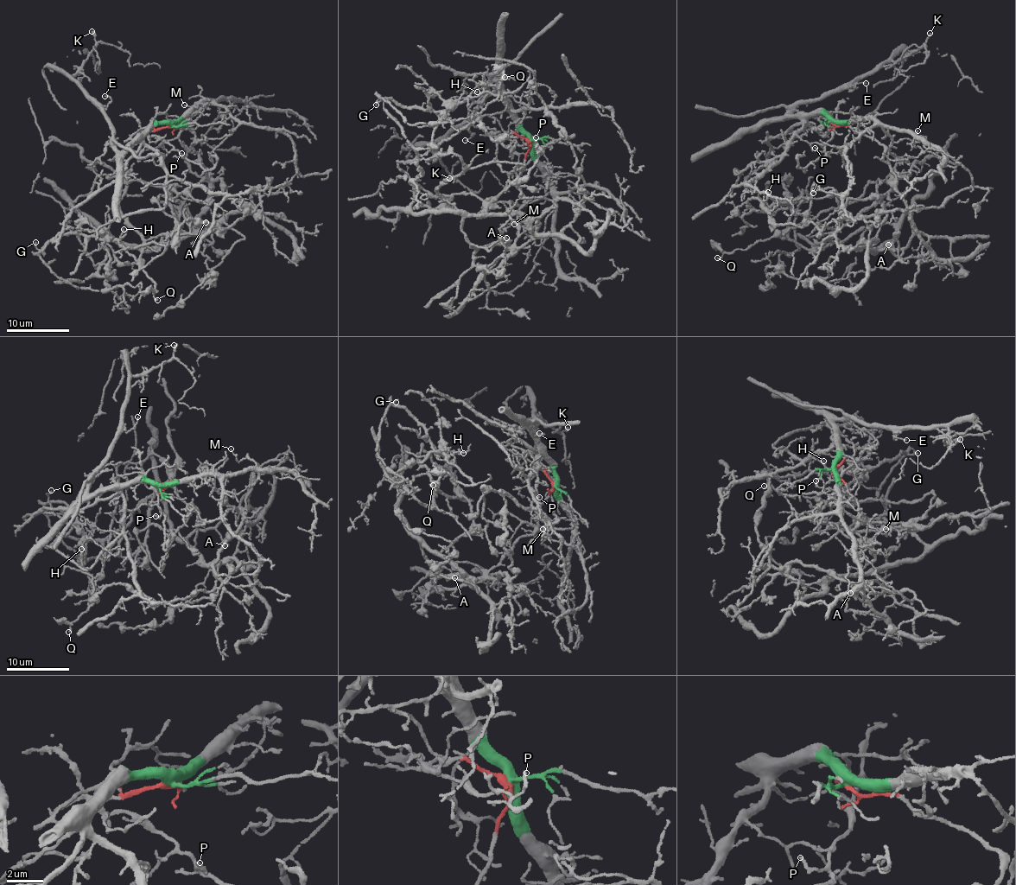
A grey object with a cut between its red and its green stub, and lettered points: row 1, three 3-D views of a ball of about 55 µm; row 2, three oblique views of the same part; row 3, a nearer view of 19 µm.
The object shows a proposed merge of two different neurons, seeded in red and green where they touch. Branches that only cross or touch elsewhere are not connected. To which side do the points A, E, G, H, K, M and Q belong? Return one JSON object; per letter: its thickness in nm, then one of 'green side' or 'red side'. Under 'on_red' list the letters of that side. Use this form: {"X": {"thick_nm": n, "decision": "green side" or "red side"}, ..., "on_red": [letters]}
{"A": {"thick_nm": 550, "decision": "red side"}, "E": {"thick_nm": 100, "decision": "green side"}, "G": {"thick_nm": 100, "decision": "red side"}, "H": {"thick_nm": 110, "decision": "red side"}, "K": {"thick_nm": 150, "decision": "green side"}, "M": {"thick_nm": 100, "decision": "green side"}, "Q": {"thick_nm": 140, "decision": "red side"}, "on_red": ["A", "G", "H", "Q"]}

